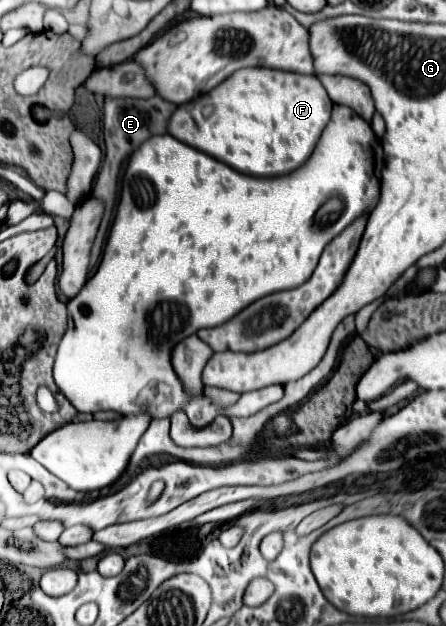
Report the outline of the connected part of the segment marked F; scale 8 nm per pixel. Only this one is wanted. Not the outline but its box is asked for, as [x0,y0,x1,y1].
[169,68,333,176]

